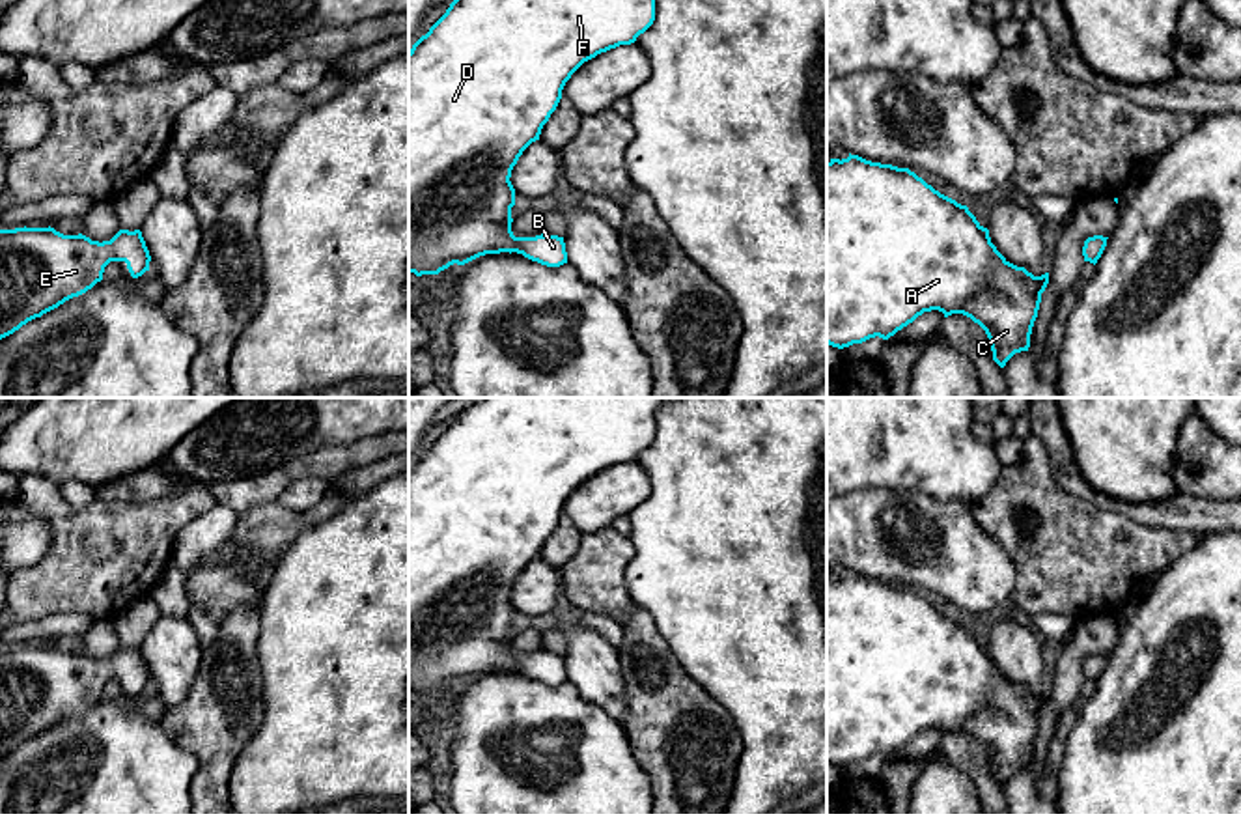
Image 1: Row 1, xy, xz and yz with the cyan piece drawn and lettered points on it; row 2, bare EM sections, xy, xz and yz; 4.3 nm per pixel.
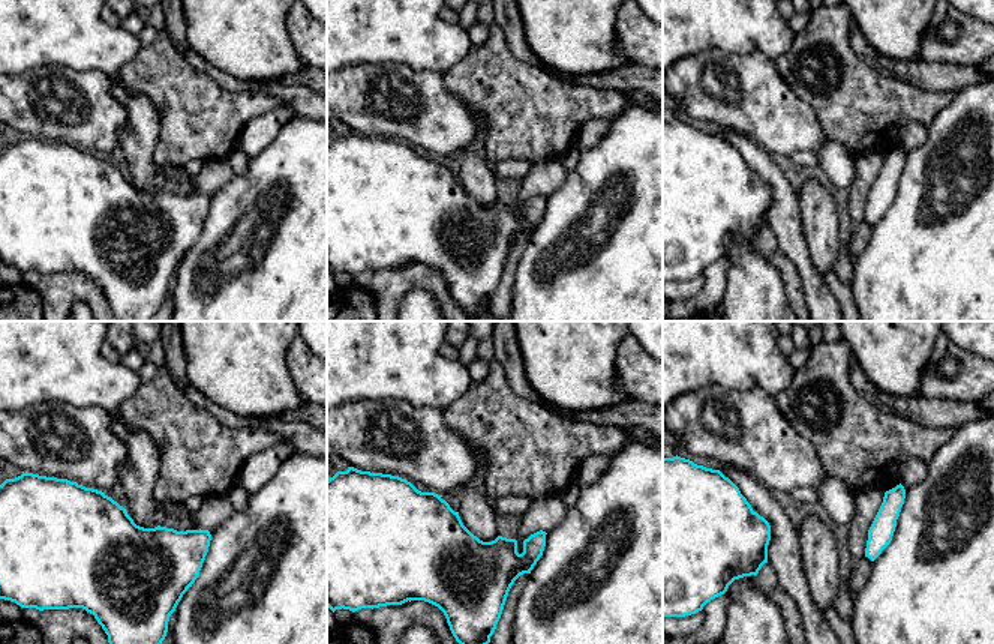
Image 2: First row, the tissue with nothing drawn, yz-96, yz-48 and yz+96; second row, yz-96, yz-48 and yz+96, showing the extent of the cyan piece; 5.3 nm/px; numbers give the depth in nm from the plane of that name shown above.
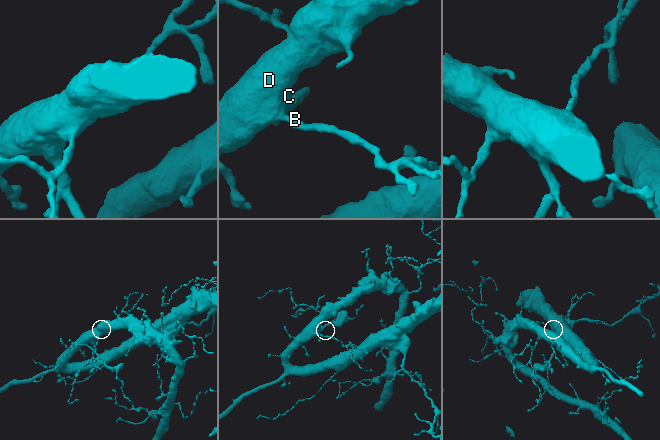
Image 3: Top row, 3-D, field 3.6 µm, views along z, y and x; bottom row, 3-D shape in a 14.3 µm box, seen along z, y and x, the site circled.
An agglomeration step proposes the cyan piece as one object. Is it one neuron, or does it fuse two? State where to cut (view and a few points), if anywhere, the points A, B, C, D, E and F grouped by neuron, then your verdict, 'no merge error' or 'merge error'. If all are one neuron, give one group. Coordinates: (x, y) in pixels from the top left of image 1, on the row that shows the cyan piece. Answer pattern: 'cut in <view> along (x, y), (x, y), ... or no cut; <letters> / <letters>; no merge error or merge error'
no cut; A B C D E F; no merge error

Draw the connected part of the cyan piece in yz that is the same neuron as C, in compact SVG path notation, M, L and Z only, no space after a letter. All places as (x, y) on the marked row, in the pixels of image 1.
M858 155L827 162L827 344L838 349L870 338L888 340L924 312L939 310L944 317L963 314L978 323L1004 368L1021 351L1028 351L1041 293L1049 273L1034 276L1010 263L991 243L967 205L941 194L909 168L866 161Z

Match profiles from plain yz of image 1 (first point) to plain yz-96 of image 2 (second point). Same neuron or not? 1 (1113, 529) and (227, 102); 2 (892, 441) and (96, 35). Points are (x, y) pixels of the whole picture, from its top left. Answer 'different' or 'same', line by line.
1: same
2: same

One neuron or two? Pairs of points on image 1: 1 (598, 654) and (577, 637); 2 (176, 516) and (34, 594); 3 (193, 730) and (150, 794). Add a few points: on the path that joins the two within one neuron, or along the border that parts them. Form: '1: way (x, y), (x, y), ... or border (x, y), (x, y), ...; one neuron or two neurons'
1: way (592, 652), (583, 643); one neuron
2: way (140, 536), (69, 579); one neuron
3: border (159, 721), (196, 760), (196, 773), (189, 790); two neurons

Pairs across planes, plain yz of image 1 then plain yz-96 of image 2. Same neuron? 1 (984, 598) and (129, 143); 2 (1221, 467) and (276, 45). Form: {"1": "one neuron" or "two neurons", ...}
{"1": "two neurons", "2": "two neurons"}

